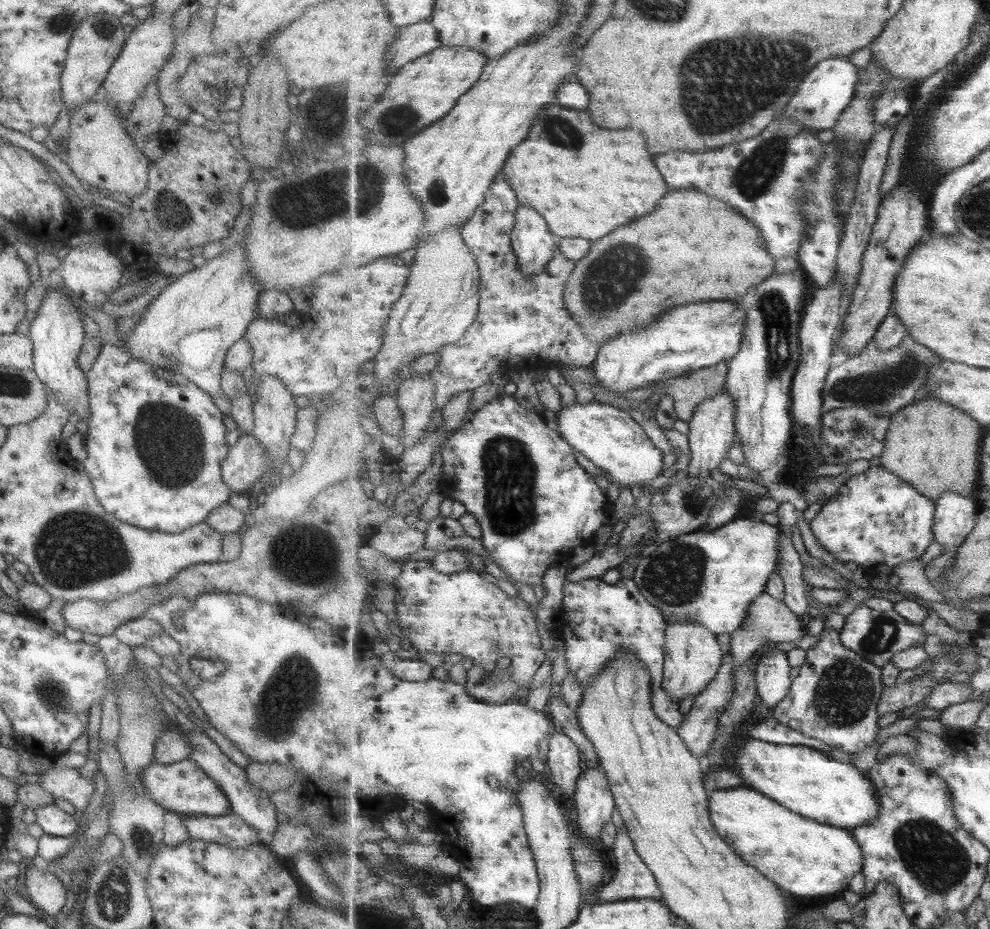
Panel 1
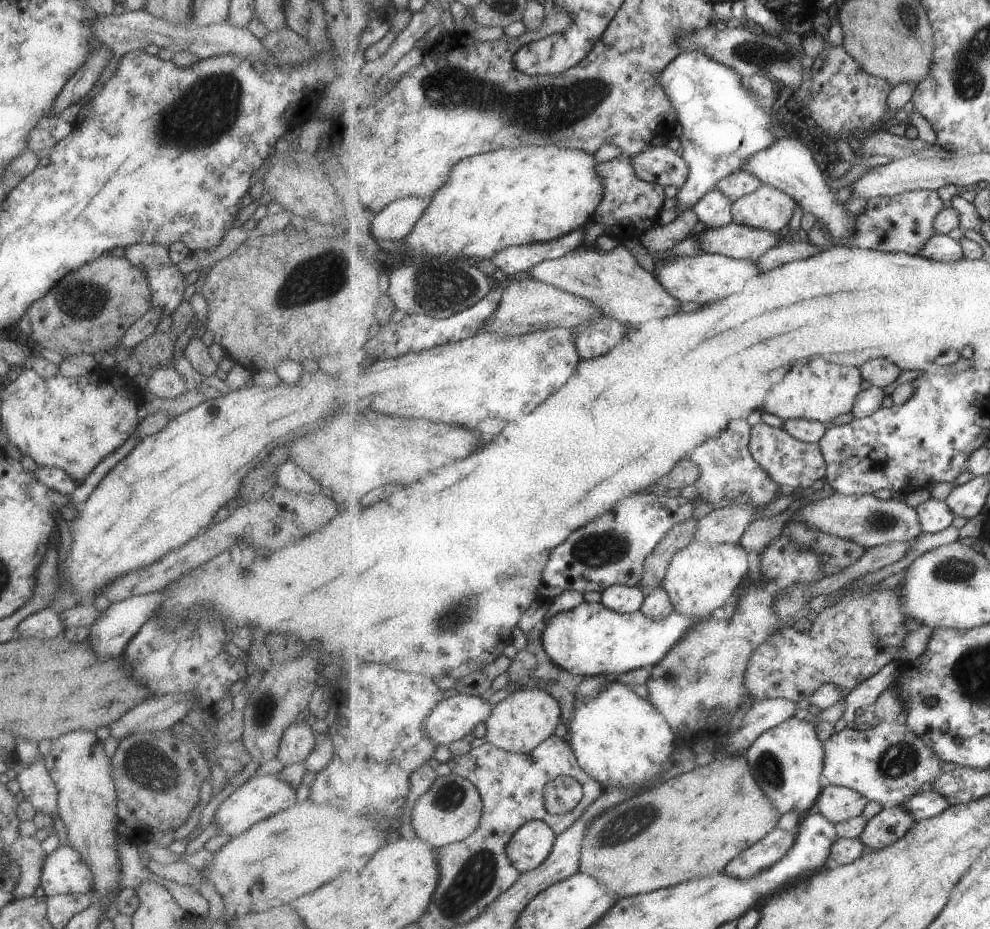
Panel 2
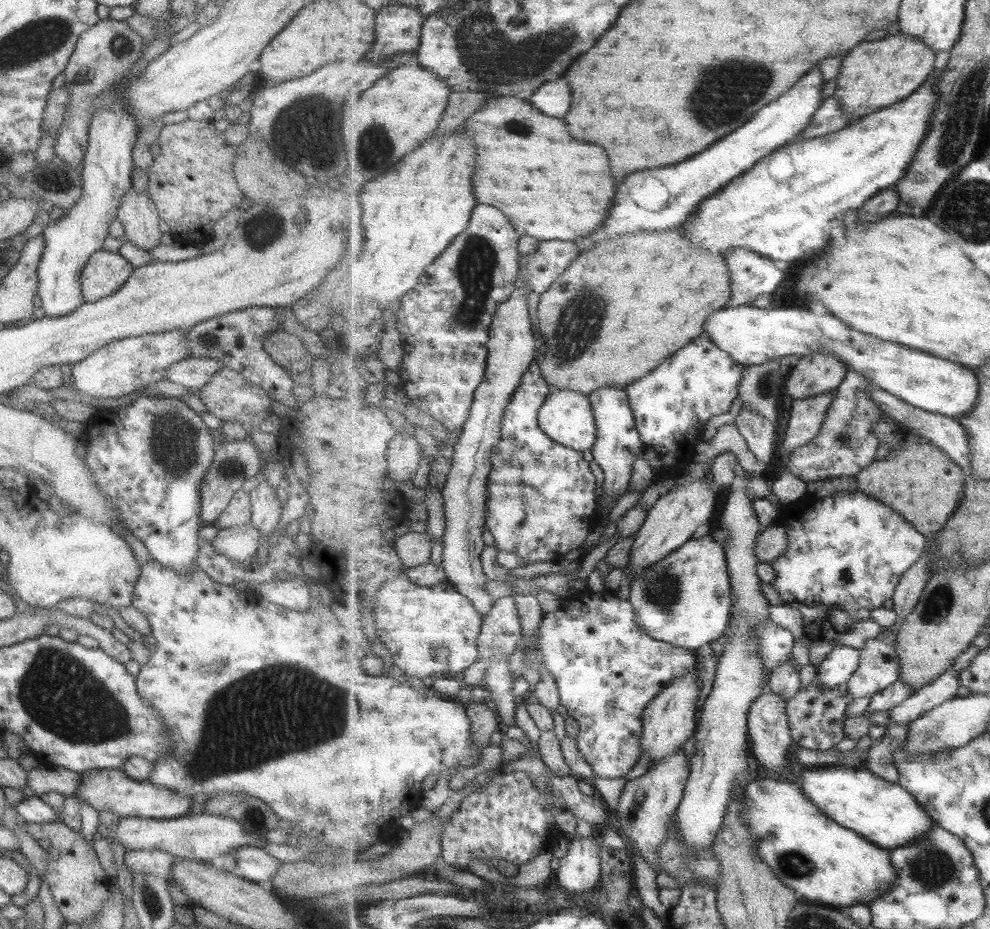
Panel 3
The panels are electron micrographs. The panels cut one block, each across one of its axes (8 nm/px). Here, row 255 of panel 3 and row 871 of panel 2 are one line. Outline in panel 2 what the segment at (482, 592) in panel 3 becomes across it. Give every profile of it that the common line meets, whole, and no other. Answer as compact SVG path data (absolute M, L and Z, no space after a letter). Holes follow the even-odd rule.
M532 820L515 832L507 846L507 854L518 871L531 872L547 860L557 837L548 821Z

